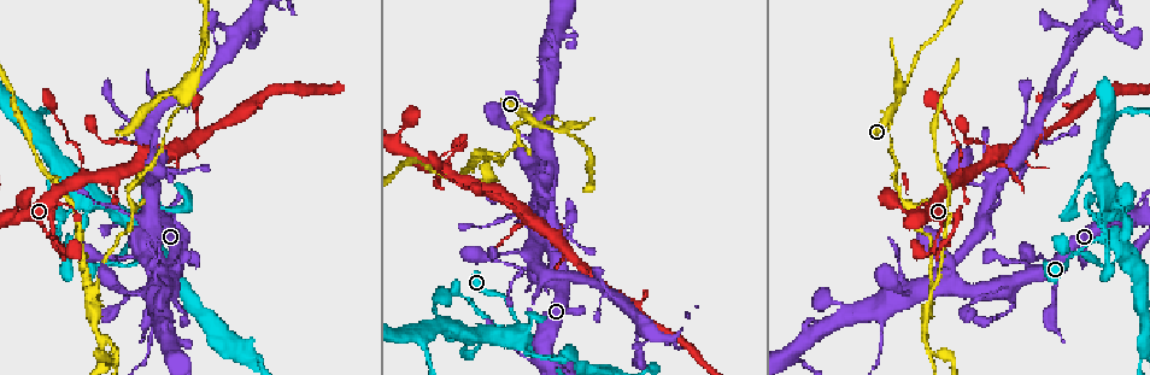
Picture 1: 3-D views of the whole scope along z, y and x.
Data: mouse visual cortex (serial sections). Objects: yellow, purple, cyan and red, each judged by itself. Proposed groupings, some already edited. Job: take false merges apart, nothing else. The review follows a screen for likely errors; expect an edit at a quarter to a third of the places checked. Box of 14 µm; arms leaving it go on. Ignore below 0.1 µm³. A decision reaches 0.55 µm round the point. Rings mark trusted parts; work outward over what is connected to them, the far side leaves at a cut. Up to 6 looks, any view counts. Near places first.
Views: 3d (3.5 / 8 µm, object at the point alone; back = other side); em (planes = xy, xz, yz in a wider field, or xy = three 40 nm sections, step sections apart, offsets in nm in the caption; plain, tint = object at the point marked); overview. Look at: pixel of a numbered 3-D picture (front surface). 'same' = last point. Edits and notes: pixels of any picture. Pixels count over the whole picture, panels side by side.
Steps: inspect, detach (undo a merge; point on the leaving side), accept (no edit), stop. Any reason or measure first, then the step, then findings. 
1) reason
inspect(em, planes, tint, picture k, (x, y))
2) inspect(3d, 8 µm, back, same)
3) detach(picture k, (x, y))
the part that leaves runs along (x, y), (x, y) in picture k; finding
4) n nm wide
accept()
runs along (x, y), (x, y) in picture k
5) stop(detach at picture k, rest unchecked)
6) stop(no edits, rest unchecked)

narrows sharply
inspect(3d, 8 µm, picture 1, (902, 92))

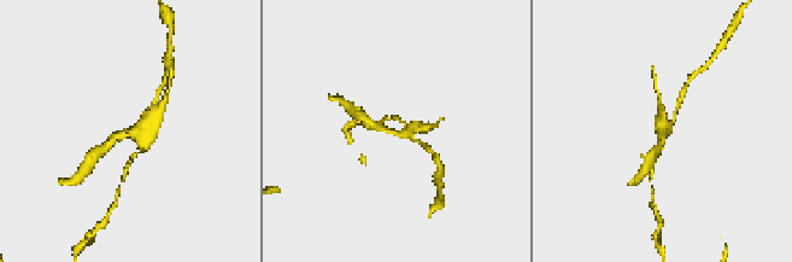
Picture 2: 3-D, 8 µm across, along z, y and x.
need the tissue
inspect(em, xy, step 5, tint, picture 2, (668, 131))

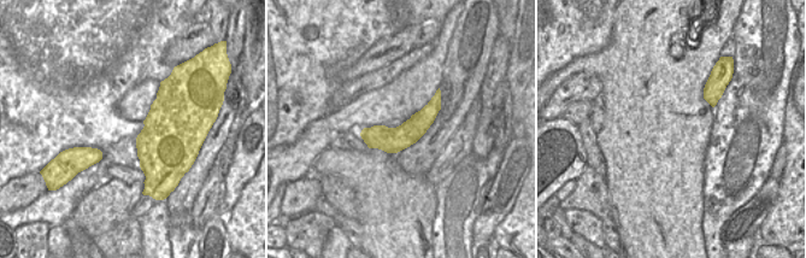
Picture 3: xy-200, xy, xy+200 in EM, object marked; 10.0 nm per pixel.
detach(picture 2, (162, 104))
the part that leaves runs along (141, 133), (141, 149), (124, 176) in picture 2; two cells meet here

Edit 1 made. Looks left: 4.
redraw
inspect(overview)

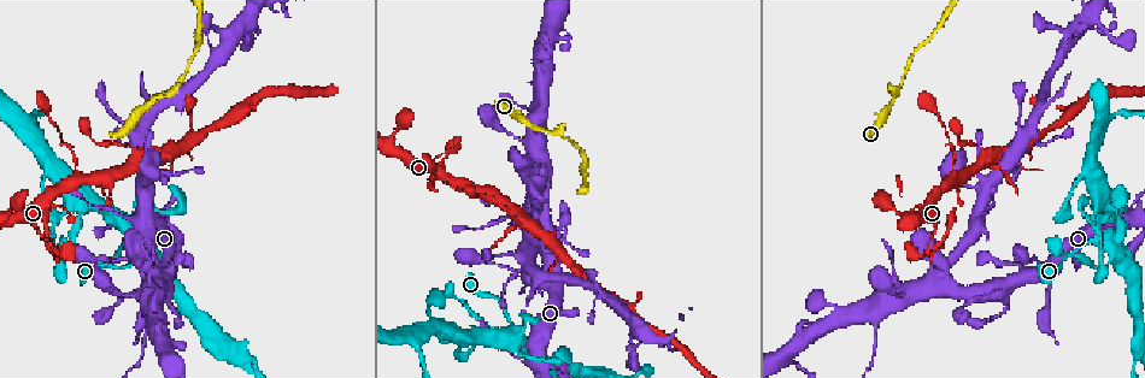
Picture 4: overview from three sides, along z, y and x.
three arms meet
inspect(3d, 3.5 µm, picture 4, (1115, 255))

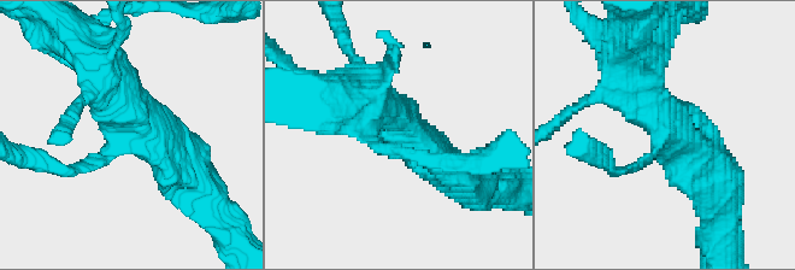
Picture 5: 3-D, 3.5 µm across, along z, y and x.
now the EM
inspect(em, xy, step 1, tint, picture 5, (659, 133))

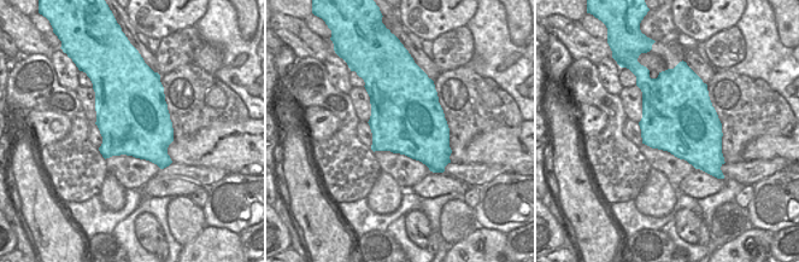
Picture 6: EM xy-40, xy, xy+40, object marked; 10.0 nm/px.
700 nm wide
accept()
runs along (361, 71), (399, 127), (451, 166) in picture 5; continuous, no second cell

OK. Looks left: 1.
stop(detach at picture 2, rest unchecked)

